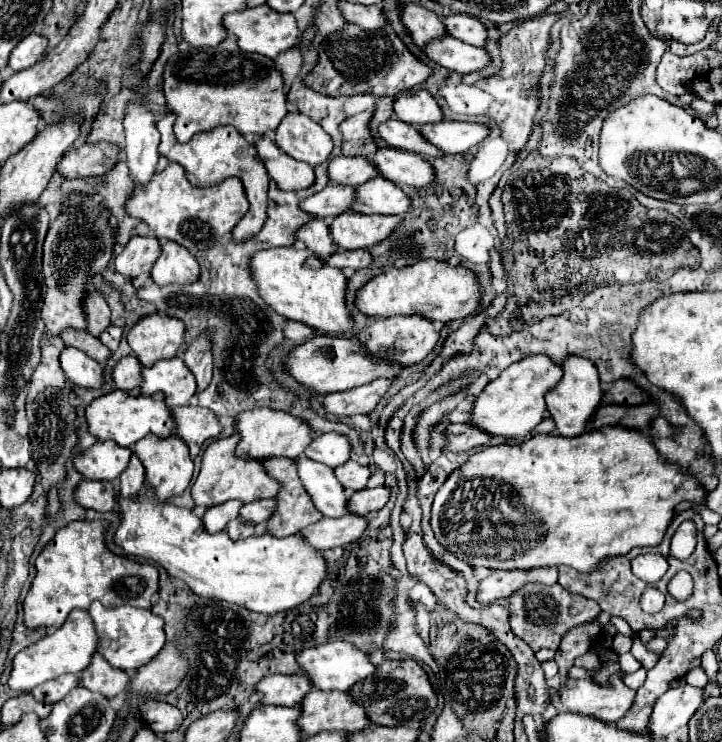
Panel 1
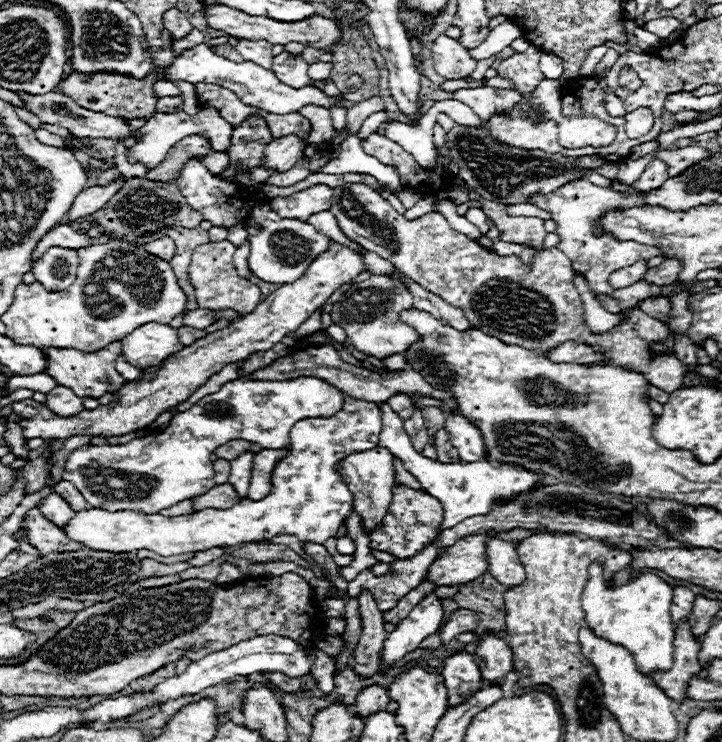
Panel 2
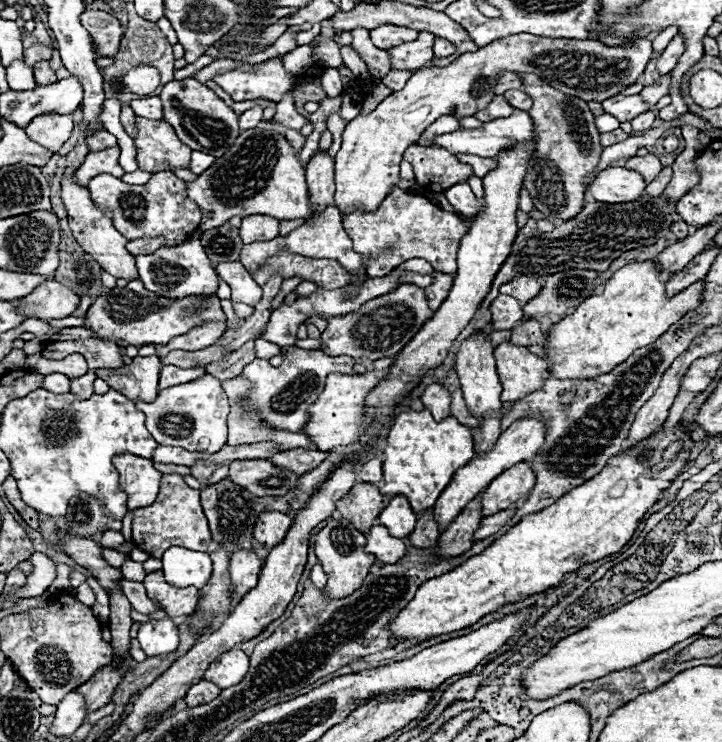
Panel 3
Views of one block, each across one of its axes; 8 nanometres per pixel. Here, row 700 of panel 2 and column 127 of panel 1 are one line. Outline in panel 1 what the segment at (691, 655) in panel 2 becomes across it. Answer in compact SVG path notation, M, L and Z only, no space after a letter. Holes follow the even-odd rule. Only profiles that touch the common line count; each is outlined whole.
M94 654L94 660L80 674L80 684L90 692L100 692L108 700L122 692L128 684L128 674L124 670L112 668L100 654Z

